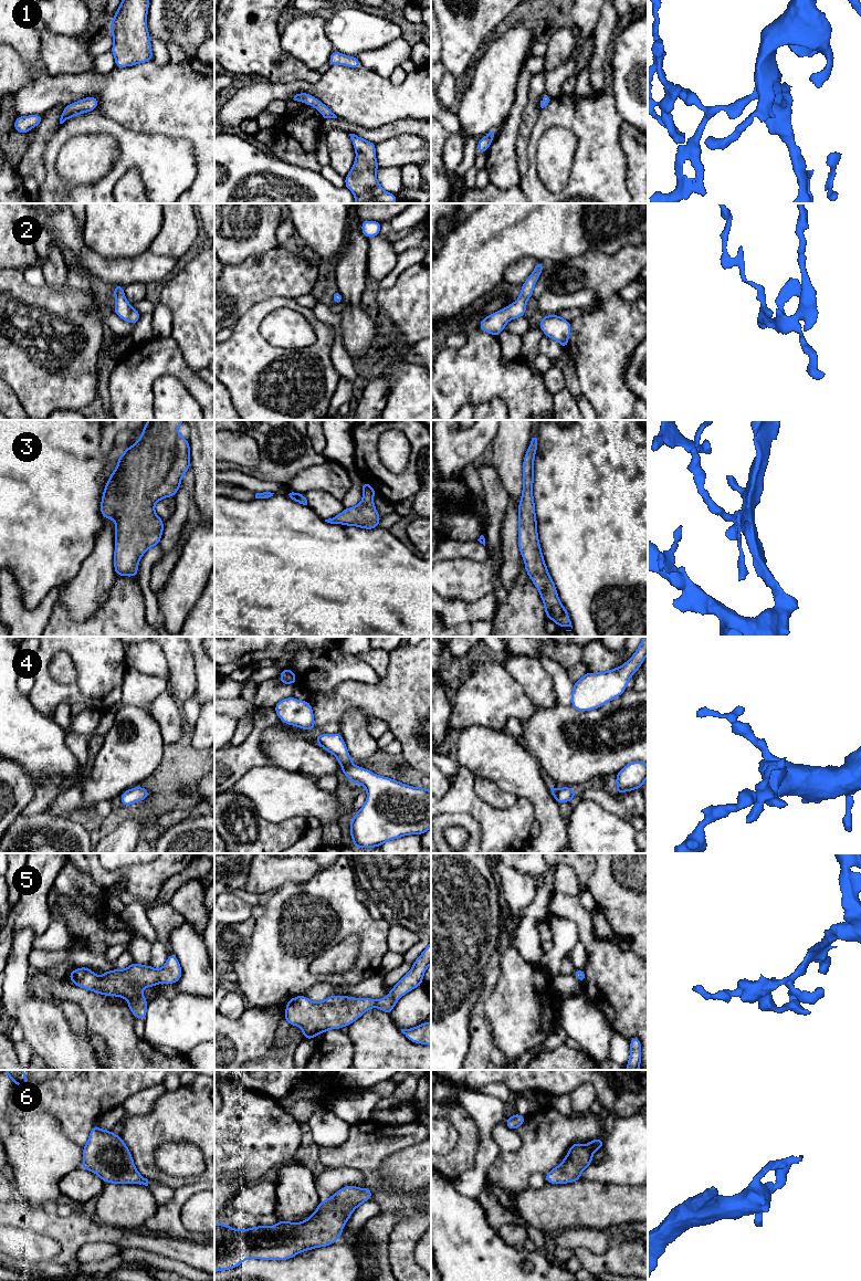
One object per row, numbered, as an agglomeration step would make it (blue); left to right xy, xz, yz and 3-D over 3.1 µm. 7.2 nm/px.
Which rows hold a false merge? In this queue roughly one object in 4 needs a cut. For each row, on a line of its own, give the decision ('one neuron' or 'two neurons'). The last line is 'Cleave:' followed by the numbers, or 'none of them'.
1: one neuron
2: one neuron
3: one neuron
4: one neuron
5: one neuron
6: one neuron
Cleave: none of them

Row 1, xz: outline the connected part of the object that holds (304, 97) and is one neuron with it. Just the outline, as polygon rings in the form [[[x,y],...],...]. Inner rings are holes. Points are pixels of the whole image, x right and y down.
[[[301,92],[296,94],[293,99],[305,103],[306,105],[312,105],[322,114],[324,118],[337,118],[337,116],[324,103],[311,94]]]

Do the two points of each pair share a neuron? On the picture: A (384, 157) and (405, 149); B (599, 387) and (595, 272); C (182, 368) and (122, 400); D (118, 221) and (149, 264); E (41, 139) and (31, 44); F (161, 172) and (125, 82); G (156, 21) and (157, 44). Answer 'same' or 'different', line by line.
A: same
B: same
C: same
D: different
E: different
F: different
G: different

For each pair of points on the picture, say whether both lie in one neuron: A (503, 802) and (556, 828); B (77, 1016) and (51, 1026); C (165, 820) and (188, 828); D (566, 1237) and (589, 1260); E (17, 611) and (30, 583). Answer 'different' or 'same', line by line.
A: different
B: different
C: different
D: different
E: different

